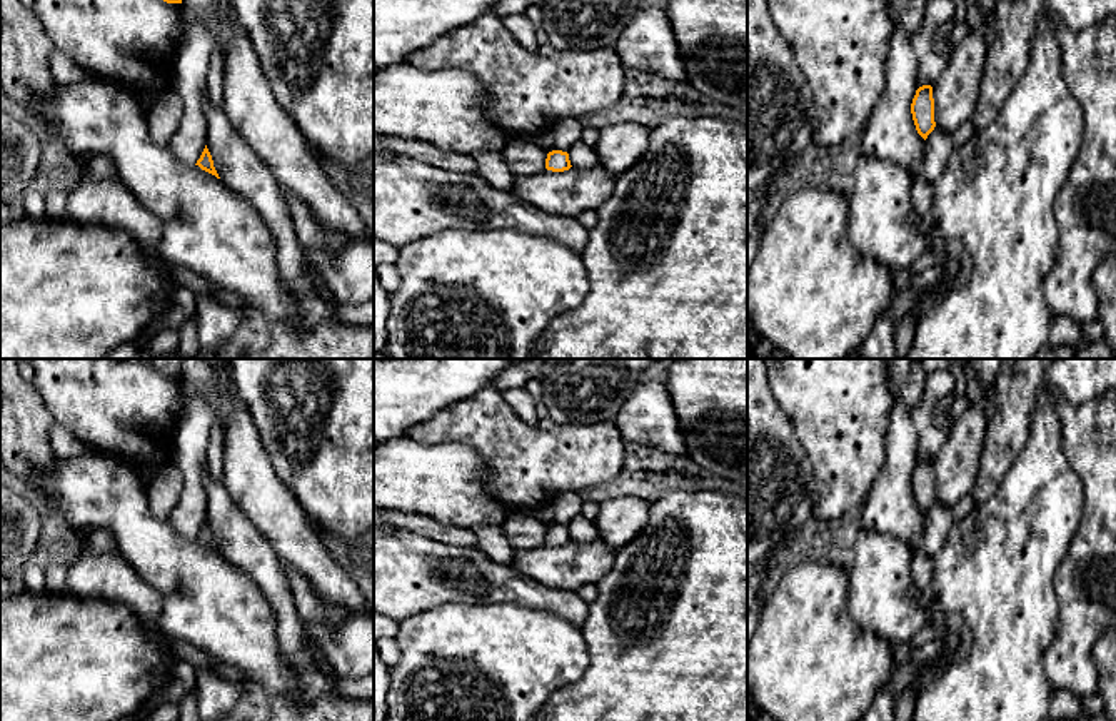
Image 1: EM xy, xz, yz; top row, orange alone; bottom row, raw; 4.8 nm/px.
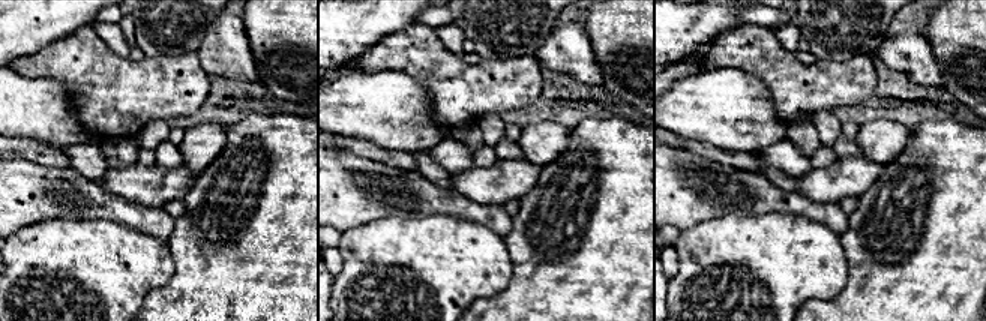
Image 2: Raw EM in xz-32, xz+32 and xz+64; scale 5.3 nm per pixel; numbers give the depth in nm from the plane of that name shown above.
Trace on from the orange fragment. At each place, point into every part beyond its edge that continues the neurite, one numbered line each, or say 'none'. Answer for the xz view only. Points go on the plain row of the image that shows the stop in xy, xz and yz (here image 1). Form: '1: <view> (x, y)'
none

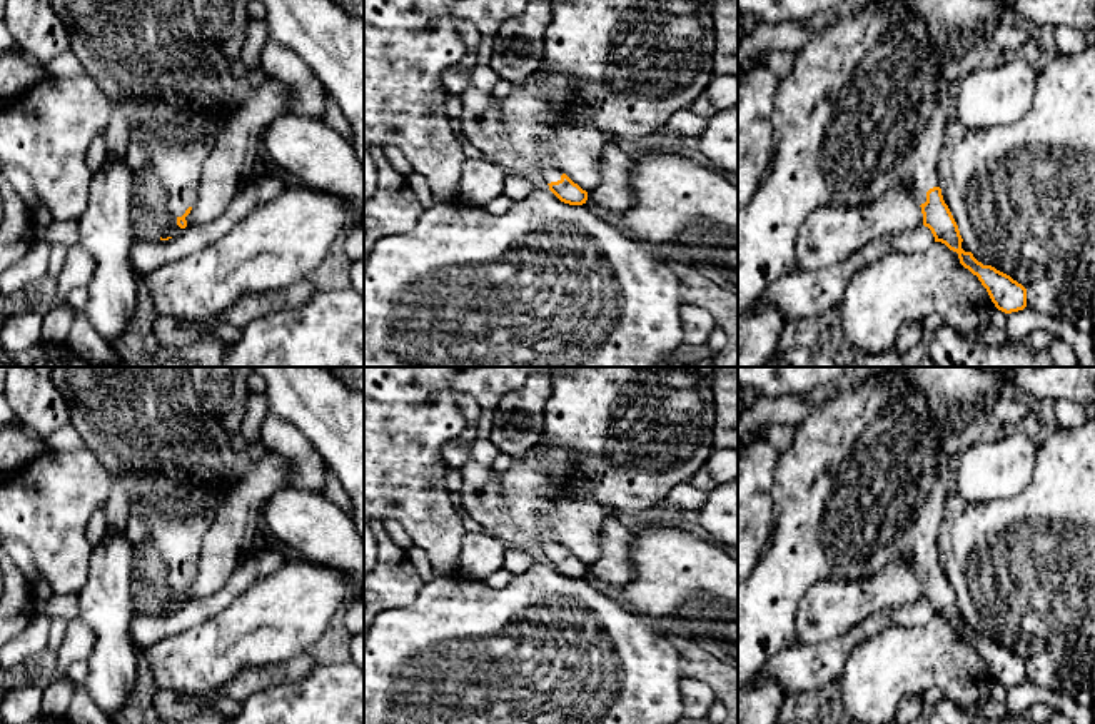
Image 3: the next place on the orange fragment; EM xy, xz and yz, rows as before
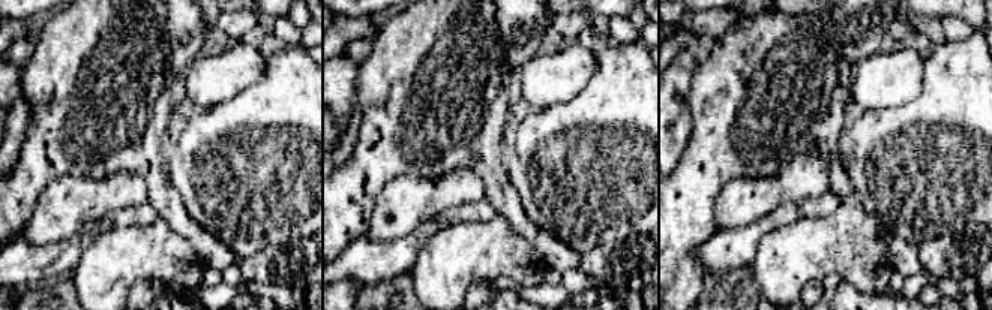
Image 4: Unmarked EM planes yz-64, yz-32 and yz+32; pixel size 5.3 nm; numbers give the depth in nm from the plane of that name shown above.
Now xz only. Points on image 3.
1: xz (550, 549)

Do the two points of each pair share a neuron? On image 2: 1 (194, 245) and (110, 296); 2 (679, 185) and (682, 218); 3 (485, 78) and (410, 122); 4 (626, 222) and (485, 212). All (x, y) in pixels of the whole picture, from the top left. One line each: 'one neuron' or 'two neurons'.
1: two neurons
2: one neuron
3: two neurons
4: two neurons

